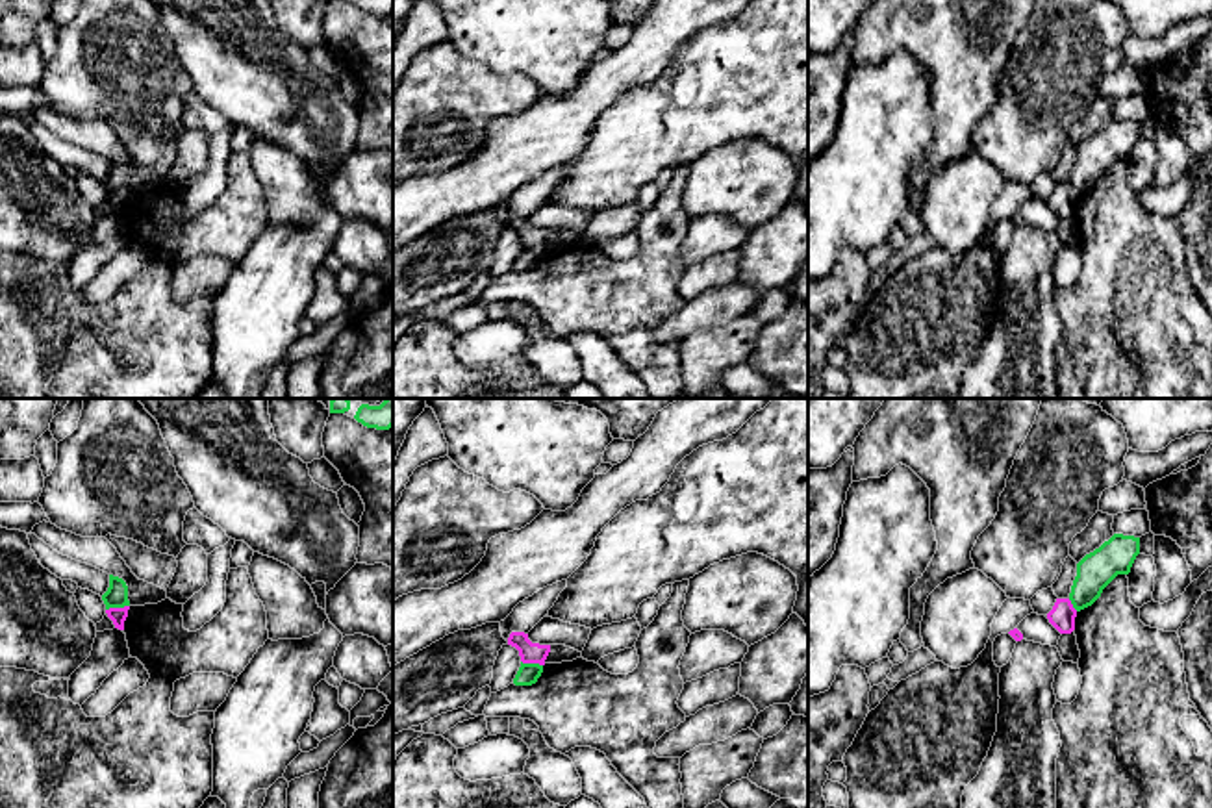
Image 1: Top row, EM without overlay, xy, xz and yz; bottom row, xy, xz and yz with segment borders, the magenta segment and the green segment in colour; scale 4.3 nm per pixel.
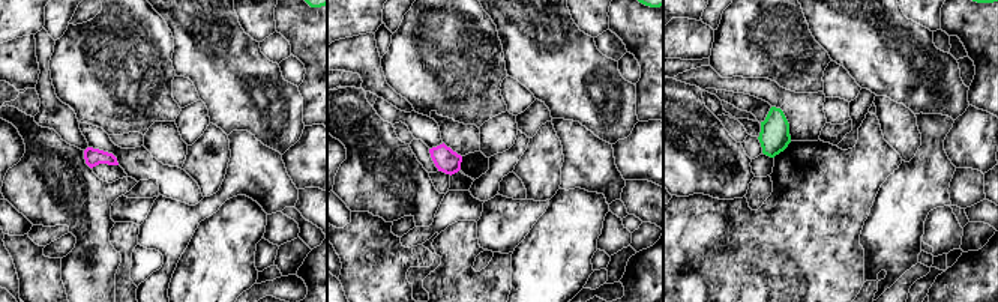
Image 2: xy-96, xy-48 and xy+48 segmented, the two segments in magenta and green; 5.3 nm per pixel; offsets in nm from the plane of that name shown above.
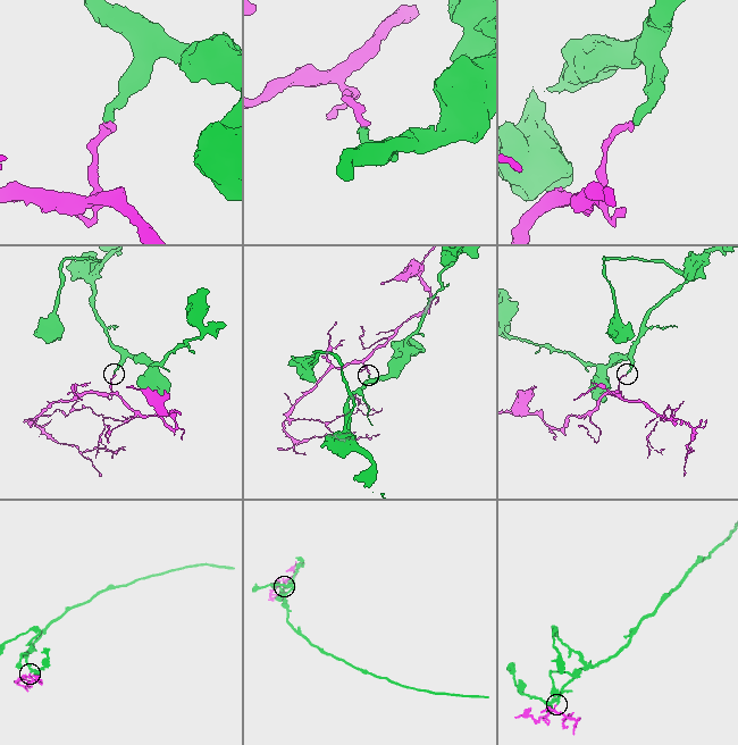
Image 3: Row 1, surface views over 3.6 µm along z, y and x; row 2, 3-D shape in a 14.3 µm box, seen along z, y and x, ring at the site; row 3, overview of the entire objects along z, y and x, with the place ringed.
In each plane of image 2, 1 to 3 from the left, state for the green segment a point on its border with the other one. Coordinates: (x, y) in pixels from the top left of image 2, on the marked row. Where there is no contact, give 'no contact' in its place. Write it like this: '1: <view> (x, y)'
1: no contact
2: no contact
3: no contact

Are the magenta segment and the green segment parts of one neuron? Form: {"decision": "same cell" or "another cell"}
{"decision": "another cell"}

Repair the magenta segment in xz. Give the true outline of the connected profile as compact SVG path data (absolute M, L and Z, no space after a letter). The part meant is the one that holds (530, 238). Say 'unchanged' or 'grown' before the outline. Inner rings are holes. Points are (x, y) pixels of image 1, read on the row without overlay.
unchanged; M511 217L508 222L508 230L519 235L523 248L539 248L545 250L545 245L550 237L550 230L532 228L528 219L524 217Z

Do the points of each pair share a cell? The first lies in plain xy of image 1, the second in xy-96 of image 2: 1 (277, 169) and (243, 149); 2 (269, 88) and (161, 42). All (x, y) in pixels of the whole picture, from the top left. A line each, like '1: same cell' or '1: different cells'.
1: same cell
2: different cells

